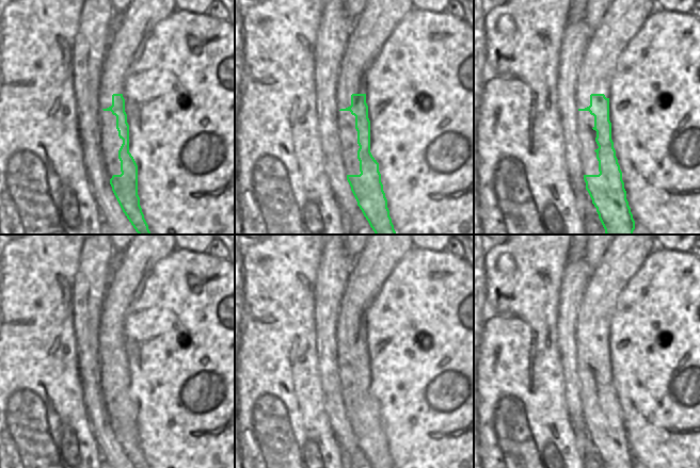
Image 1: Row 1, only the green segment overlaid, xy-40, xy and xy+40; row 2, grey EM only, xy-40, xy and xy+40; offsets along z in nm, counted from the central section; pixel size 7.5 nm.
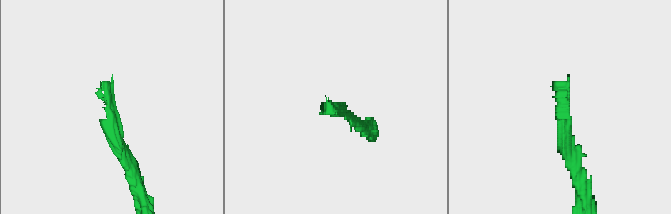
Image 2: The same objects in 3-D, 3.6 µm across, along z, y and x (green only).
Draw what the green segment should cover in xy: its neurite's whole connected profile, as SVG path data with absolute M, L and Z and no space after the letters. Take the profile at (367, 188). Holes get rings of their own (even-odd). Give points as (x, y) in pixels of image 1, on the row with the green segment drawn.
M368 0L362 14L353 22L351 35L340 63L338 84L336 86L336 110L350 111L355 116L357 144L360 146L357 159L361 174L347 175L347 180L357 206L376 235L396 235L396 231L389 216L387 199L381 182L379 163L370 152L370 120L366 103L366 74L394 29L412 10L412 0Z

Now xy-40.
M132 0L124 13L118 13L118 22L112 31L99 80L101 109L116 116L116 129L123 140L118 150L122 174L113 175L110 184L123 212L139 235L150 235L150 231L138 195L138 165L129 152L123 82L153 29L175 10L174 0Z

